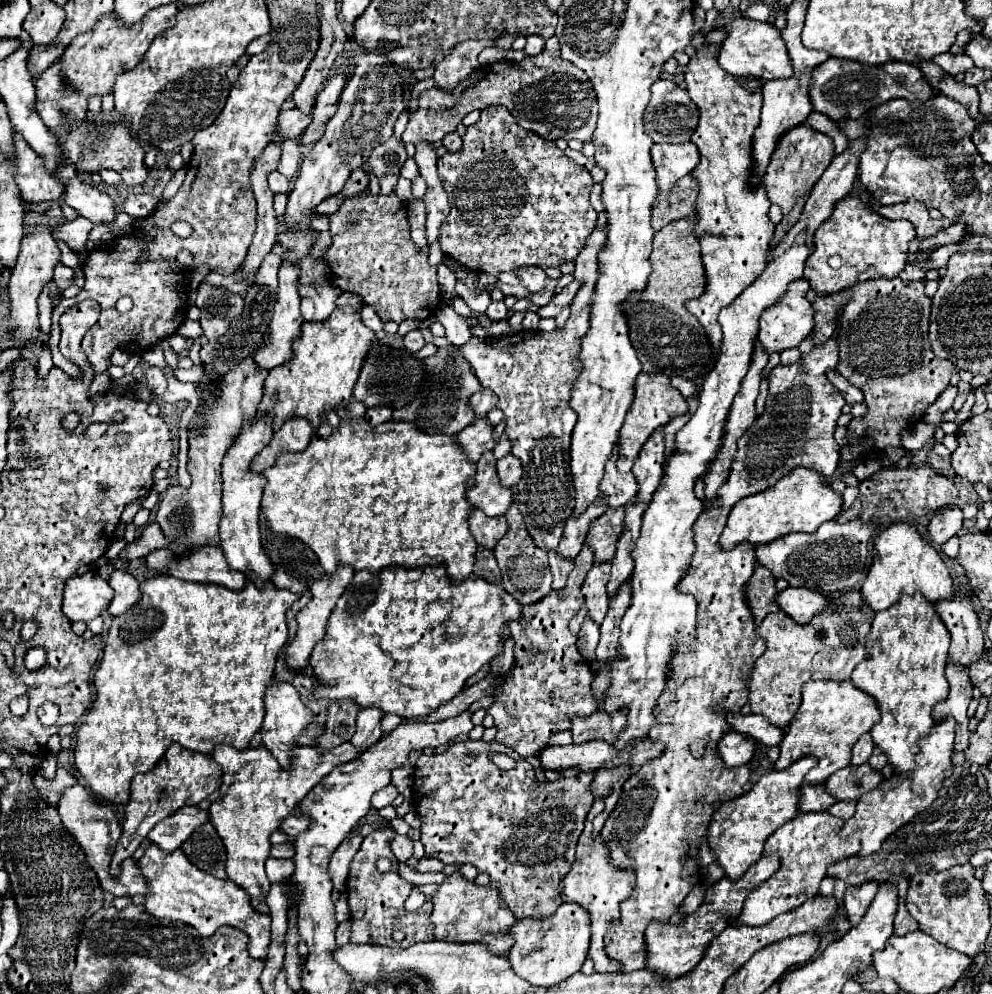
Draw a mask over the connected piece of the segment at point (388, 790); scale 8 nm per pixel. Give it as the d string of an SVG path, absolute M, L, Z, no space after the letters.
M388 785L388 787L384 787L382 791L378 791L378 793L372 797L372 807L374 807L374 809L382 809L382 807L390 805L396 797L398 797L396 787L394 787L394 785Z

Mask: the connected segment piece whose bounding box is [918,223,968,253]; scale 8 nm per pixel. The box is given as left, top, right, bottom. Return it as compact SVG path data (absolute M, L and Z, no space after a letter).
M954 223L952 227L948 229L942 229L940 233L936 233L934 237L928 237L920 243L920 253L926 253L926 251L932 251L932 249L938 249L942 245L950 245L950 243L960 243L964 241L964 237L968 235L968 227L964 223Z

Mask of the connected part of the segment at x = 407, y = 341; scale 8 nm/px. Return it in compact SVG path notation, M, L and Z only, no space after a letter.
M420 329L408 331L404 335L404 349L408 349L408 351L420 351L424 345L426 345L426 341L424 341L424 335L422 335Z

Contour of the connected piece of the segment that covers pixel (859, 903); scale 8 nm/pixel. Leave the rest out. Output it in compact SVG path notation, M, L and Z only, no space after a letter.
M874 883L860 885L858 889L846 889L844 905L846 905L846 913L848 913L852 927L860 925L862 917L866 915L868 907L870 907L874 895L876 895L876 889L878 889L878 885L874 885Z

